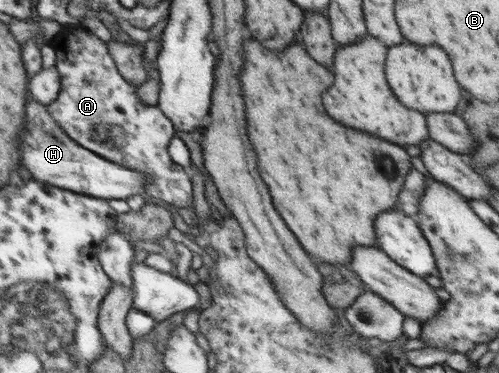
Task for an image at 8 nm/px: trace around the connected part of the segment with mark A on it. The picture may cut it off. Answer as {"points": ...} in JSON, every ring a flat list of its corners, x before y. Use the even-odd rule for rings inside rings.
{"points":[[68,24,62,26,62,31,51,42,56,50,56,66,62,77,61,95,48,106,53,118,75,139,89,151,96,151,98,156,122,164,145,175,147,179,147,195,162,199,167,203,181,208,189,208,192,203,190,181,184,175,182,167,172,160,168,147,176,136,175,123,160,109,158,105,146,105,140,99,137,87,128,83,120,73,119,67,112,58,108,43,98,39,96,35,82,27,74,28]]}

